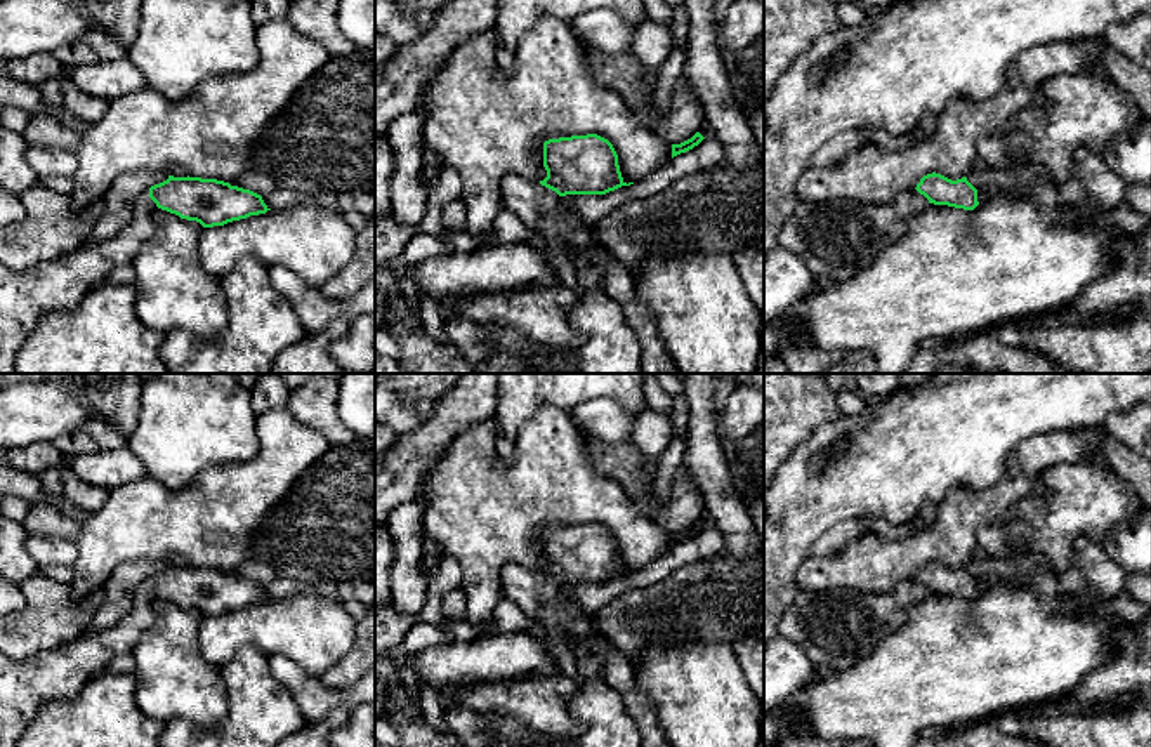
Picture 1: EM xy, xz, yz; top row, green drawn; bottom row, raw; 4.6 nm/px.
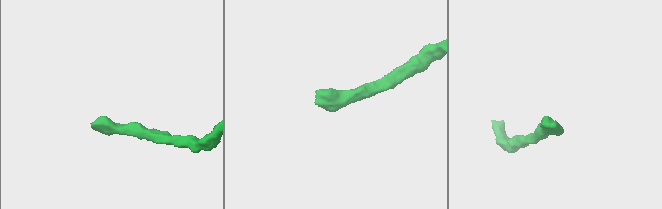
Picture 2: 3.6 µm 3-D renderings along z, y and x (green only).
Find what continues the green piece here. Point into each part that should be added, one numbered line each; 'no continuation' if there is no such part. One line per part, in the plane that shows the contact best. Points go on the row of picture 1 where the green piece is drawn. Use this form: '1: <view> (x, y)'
1: xy (25, 297)

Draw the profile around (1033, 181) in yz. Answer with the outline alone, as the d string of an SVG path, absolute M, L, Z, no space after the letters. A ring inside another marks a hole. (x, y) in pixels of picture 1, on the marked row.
M986 167L984 170L970 170L965 177L976 189L1005 193L1009 198L1029 198L1043 210L1056 208L1059 186L1052 181L1052 175L1045 167Z

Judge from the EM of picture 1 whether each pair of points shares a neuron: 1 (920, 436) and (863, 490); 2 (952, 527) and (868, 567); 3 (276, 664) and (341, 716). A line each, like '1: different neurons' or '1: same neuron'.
1: same neuron
2: same neuron
3: different neurons

